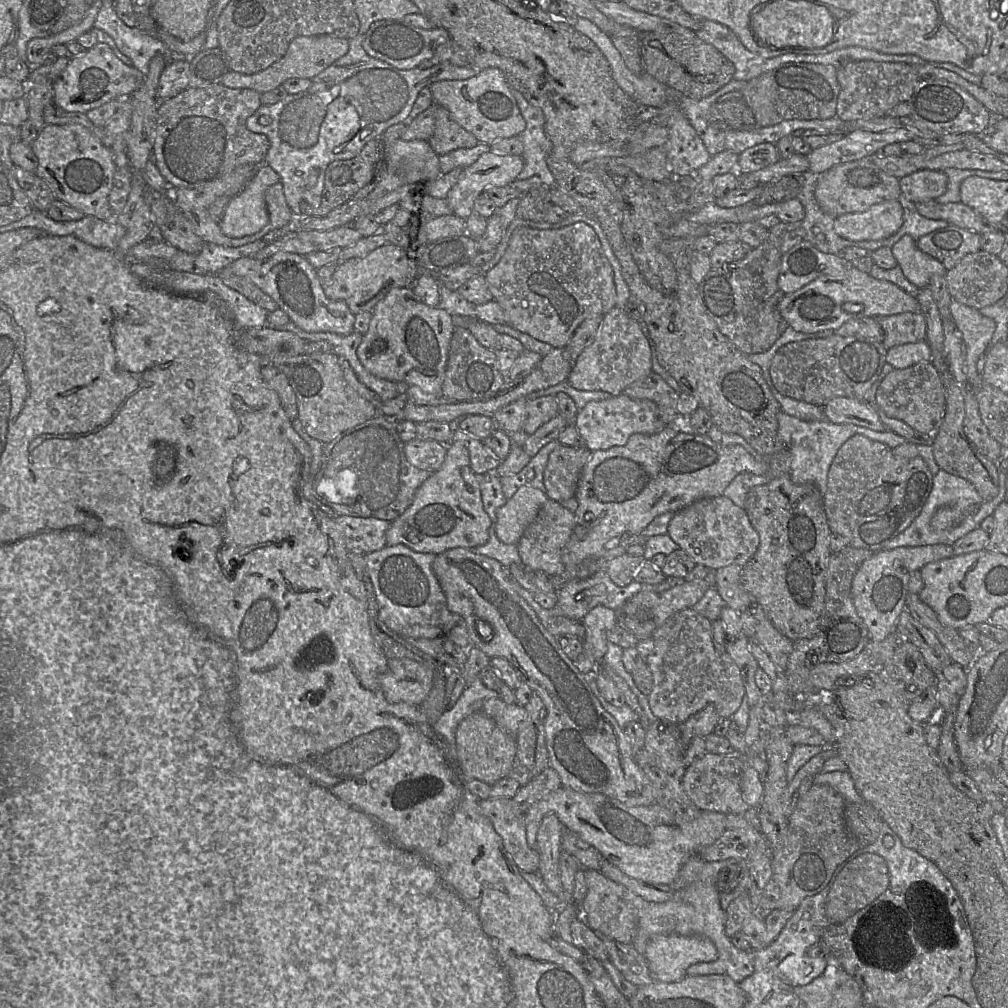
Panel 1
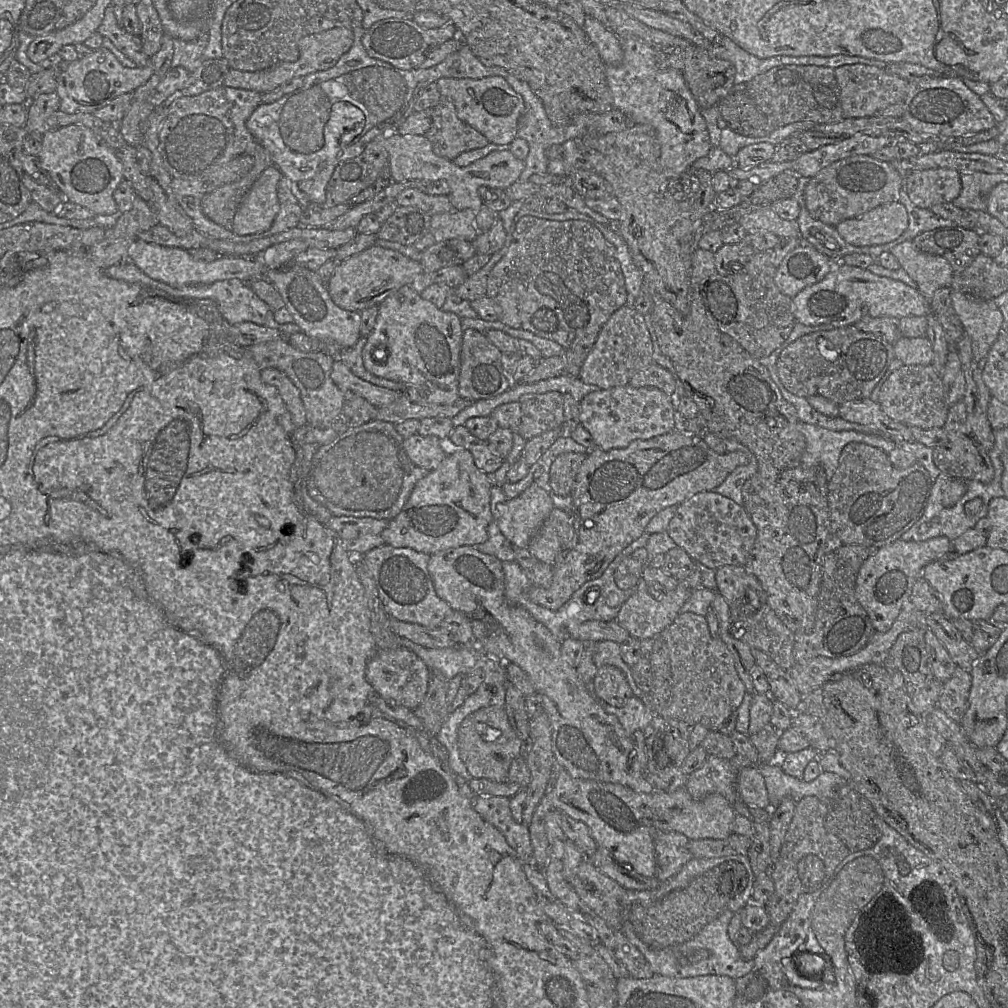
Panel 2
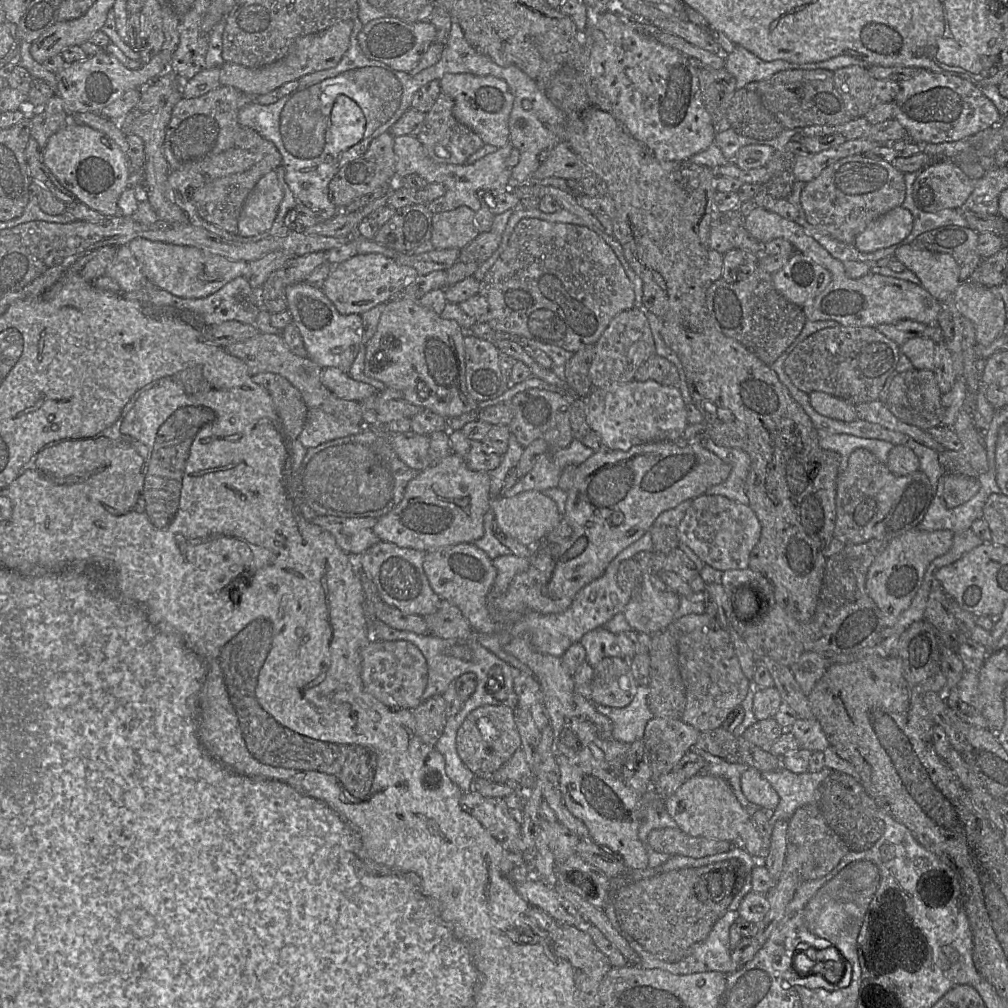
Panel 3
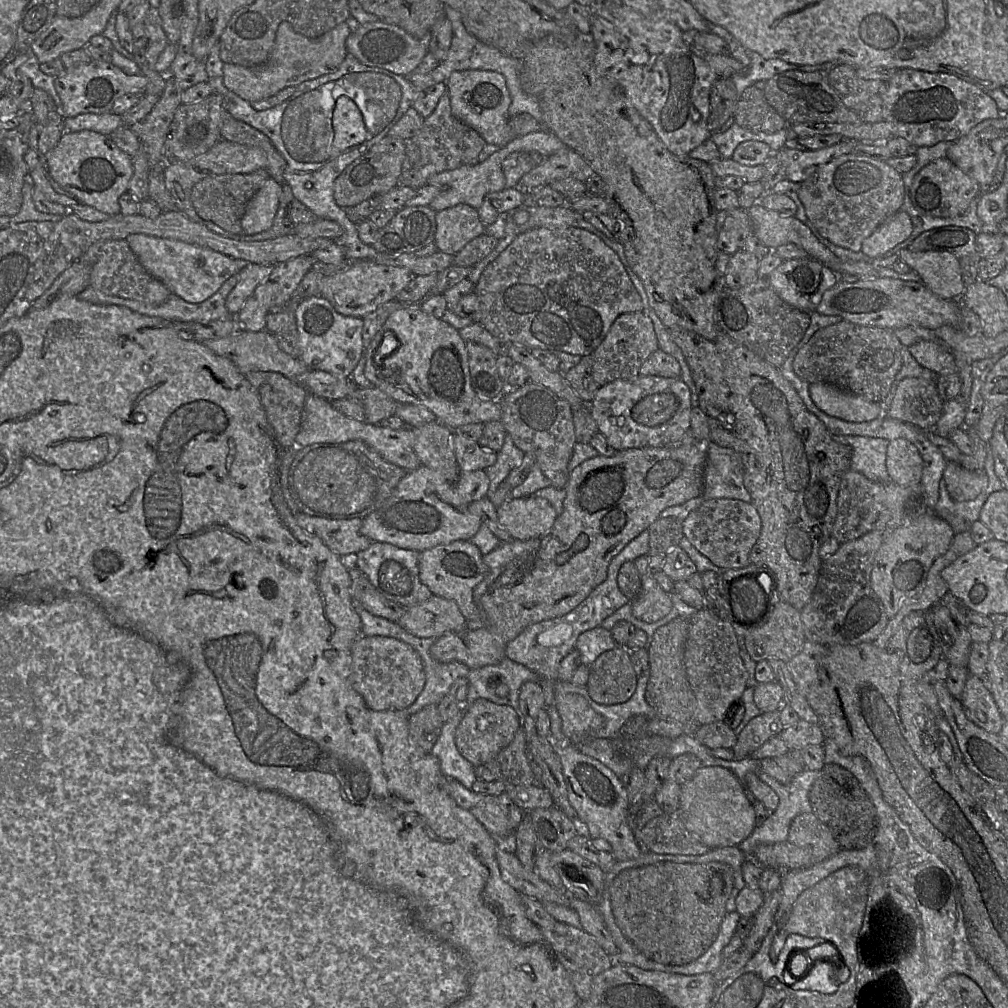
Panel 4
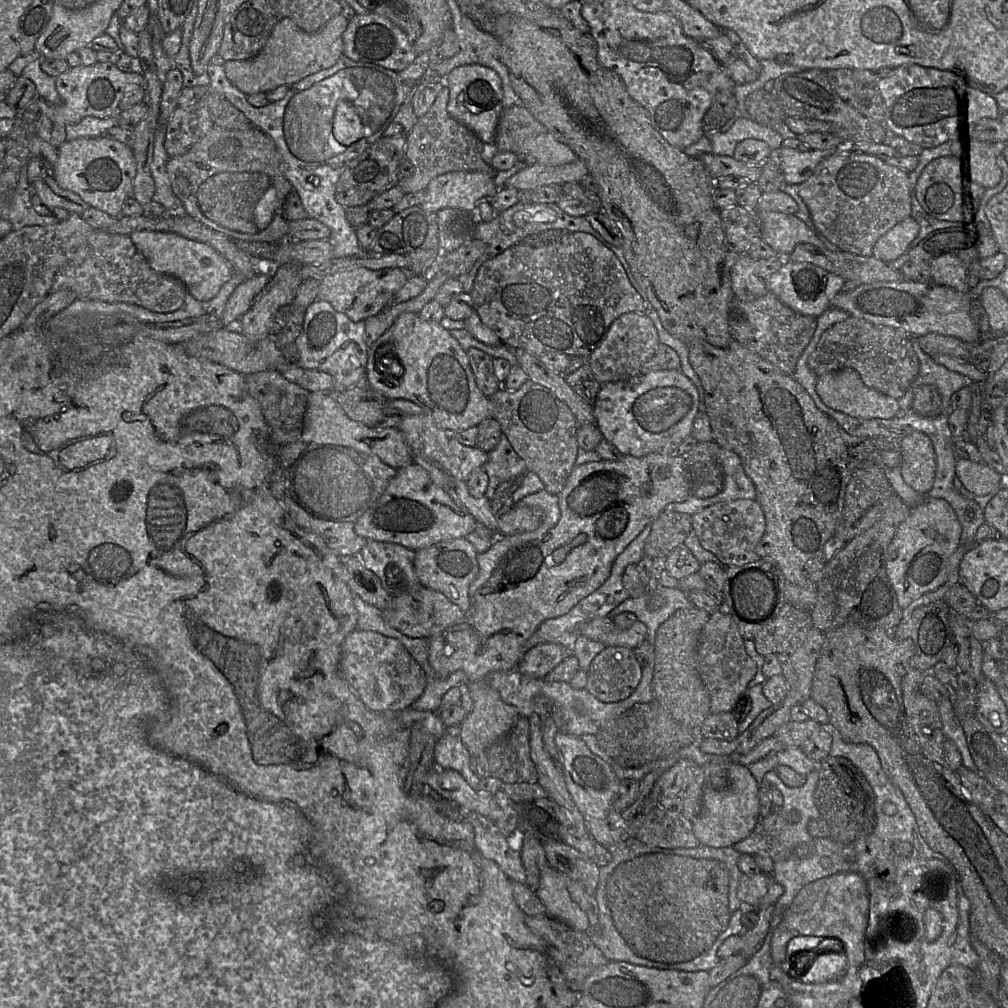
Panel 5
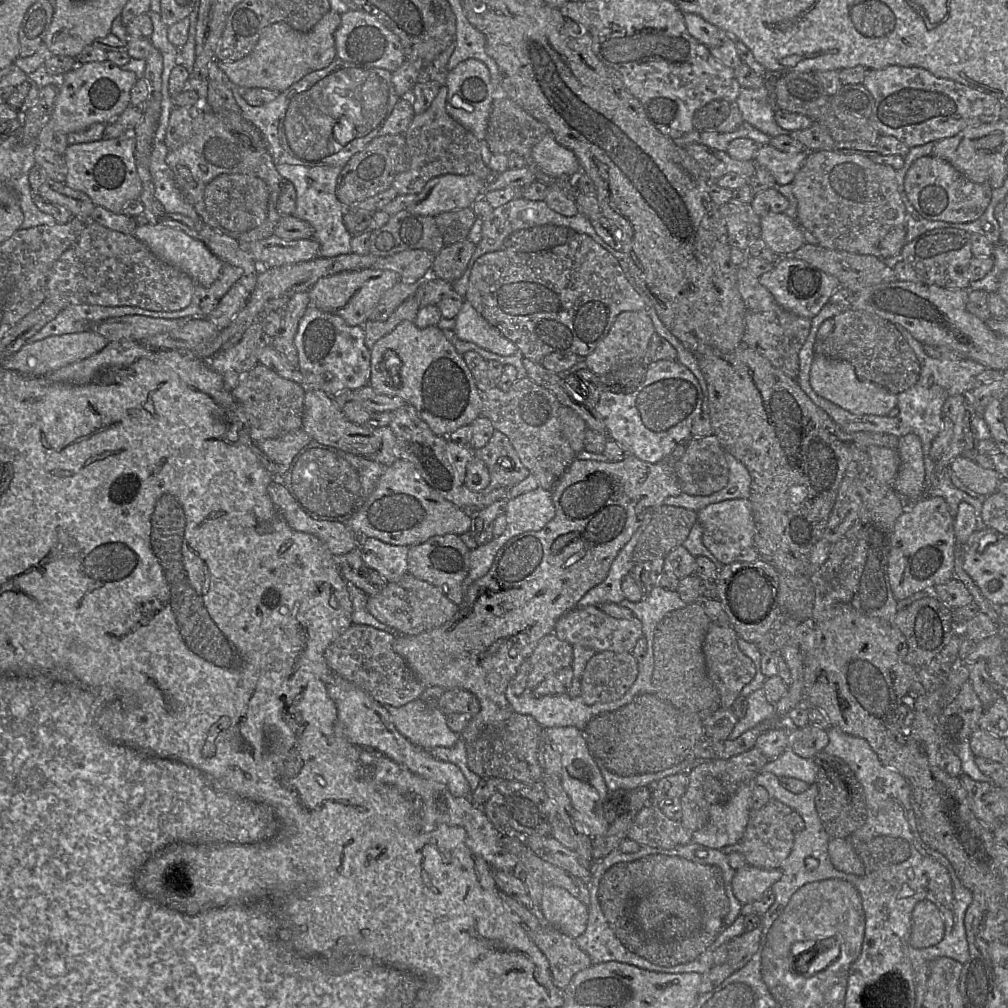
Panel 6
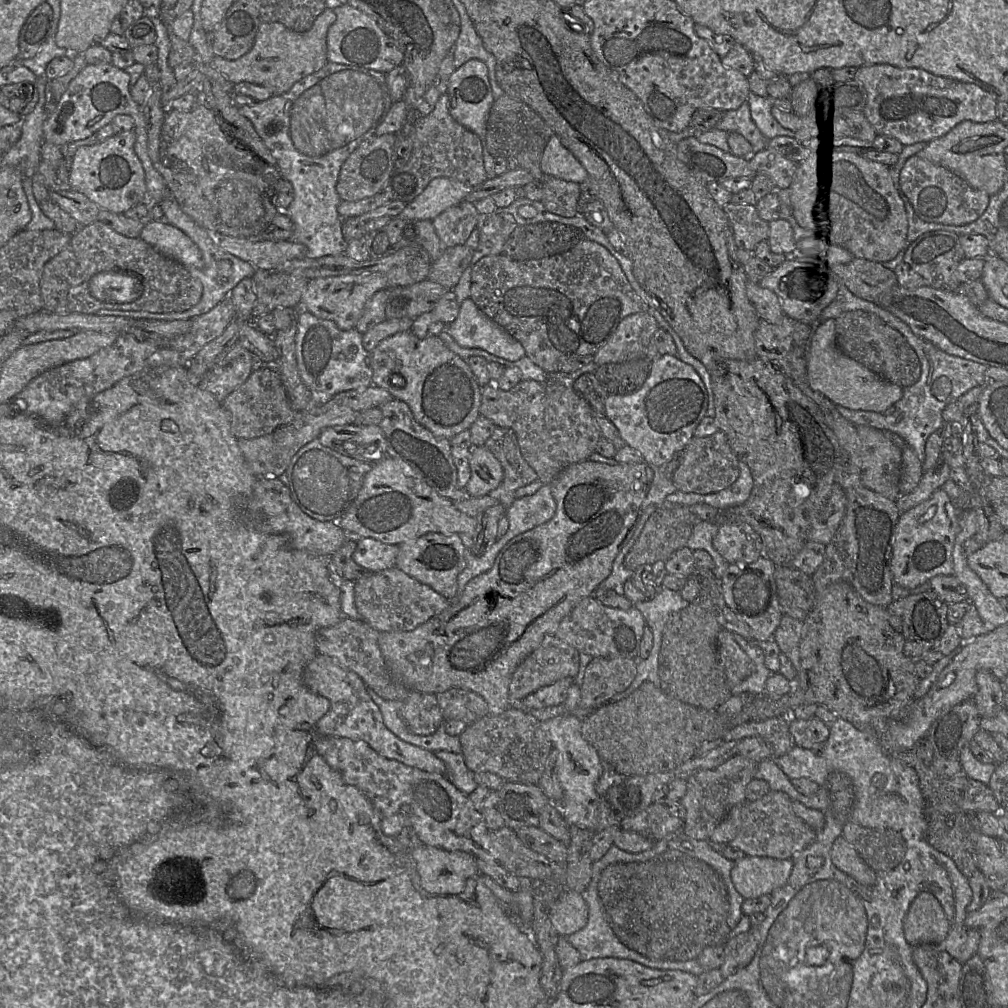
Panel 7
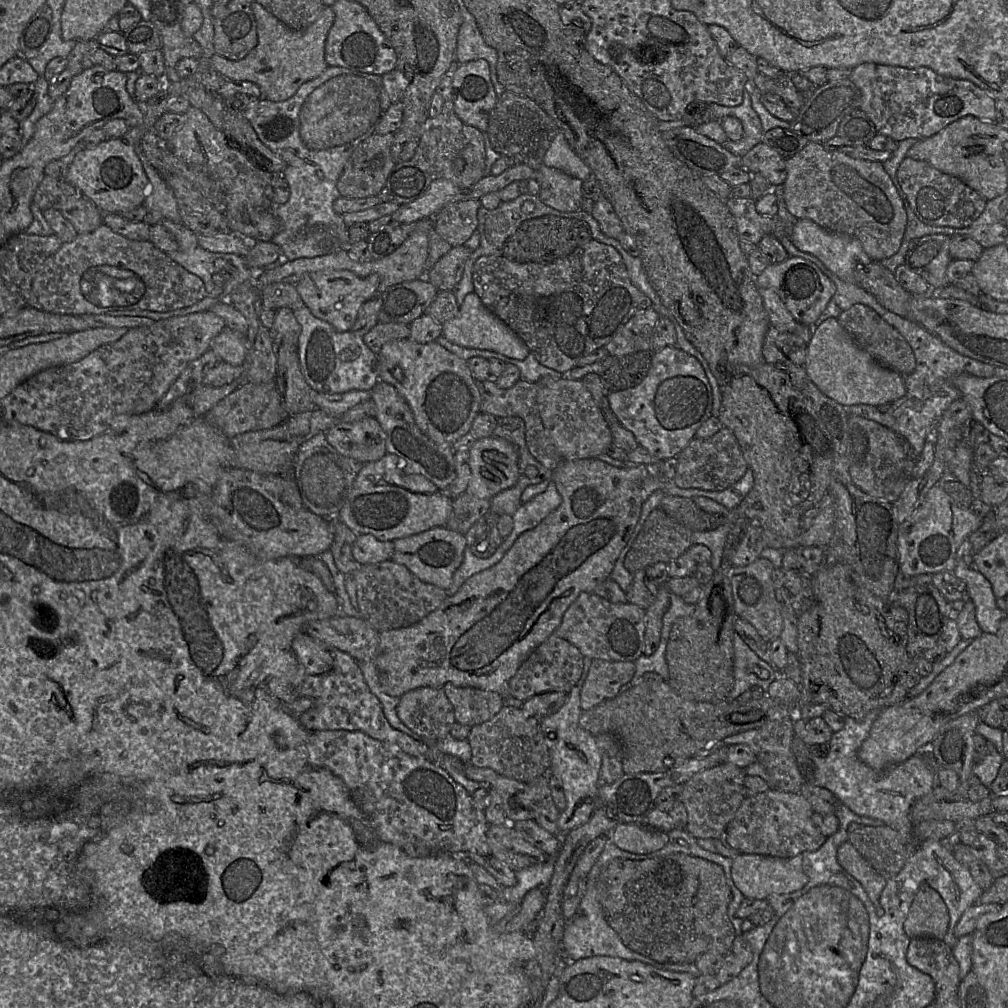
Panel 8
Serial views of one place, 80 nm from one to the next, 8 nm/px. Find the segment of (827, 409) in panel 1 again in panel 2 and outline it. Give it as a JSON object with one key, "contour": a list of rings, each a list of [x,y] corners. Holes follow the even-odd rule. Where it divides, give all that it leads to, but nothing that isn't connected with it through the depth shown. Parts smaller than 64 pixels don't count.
{"contour":[[[869,398],[839,404],[839,417],[852,423],[872,427],[887,437],[897,436],[907,441],[914,441],[909,426],[889,418],[878,402]]]}

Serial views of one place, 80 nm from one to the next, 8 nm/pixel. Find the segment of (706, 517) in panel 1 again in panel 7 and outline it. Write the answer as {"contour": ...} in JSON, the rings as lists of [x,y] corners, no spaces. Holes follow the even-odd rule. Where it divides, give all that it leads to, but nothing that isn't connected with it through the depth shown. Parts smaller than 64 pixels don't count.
{"contour":[[[748,523],[720,524],[712,545],[730,564],[749,564],[762,556],[761,538]]]}

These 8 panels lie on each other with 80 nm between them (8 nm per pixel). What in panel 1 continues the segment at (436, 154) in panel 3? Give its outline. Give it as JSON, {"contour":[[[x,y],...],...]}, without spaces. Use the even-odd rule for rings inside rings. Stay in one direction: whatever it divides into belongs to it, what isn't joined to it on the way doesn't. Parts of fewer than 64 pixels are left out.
{"contour":[[[443,106],[437,107],[434,132],[428,141],[438,156],[460,148],[472,148],[479,143]]]}

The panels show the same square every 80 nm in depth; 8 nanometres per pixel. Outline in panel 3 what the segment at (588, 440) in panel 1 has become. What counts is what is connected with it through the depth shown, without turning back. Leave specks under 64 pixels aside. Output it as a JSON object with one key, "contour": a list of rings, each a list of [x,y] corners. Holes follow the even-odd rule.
{"contour":[[[654,380],[612,384],[602,388],[594,388],[586,398],[586,420],[591,430],[597,433],[607,449],[628,451],[635,445],[672,441],[682,438],[687,427],[686,403],[677,386],[662,385]]]}

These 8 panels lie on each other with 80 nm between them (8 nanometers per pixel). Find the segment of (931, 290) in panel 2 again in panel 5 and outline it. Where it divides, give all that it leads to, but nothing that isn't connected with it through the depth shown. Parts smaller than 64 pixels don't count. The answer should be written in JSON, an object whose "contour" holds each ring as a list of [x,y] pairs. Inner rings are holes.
{"contour":[[[941,255],[931,261],[931,282],[950,289],[968,293],[964,271],[959,262],[950,255]]]}

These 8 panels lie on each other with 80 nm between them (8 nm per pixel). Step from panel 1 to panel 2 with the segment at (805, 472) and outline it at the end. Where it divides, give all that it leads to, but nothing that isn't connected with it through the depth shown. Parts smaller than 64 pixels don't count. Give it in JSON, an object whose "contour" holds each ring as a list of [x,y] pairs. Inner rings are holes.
{"contour":[[[799,421],[798,430],[804,435],[806,446],[802,455],[805,467],[821,466],[828,478],[833,476],[839,464],[843,448],[852,442],[860,442],[879,448],[889,454],[897,445],[881,435],[866,434],[853,430],[833,431]]]}

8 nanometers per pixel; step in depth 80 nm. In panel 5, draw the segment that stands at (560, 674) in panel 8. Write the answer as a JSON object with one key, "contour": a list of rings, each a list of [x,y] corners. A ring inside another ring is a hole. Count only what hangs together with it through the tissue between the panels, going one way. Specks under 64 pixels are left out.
{"contour":[[[539,644],[525,652],[517,669],[522,675],[530,678],[545,678],[569,654],[572,653],[560,644]]]}

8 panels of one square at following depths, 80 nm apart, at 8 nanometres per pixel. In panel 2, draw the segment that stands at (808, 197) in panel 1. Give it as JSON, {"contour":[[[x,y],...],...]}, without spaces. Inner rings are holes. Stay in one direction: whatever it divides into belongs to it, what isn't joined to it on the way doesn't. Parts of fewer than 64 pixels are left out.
{"contour":[[[800,177],[798,189],[794,195],[794,199],[801,207],[800,215],[796,220],[803,243],[807,243],[814,247],[820,253],[829,258],[842,262],[842,259],[849,254],[867,254],[877,259],[884,252],[891,252],[897,246],[898,238],[892,242],[883,245],[858,247],[849,244],[837,232],[836,228],[831,225],[824,224],[819,220],[811,217],[805,205],[805,189],[810,182],[808,177]]]}

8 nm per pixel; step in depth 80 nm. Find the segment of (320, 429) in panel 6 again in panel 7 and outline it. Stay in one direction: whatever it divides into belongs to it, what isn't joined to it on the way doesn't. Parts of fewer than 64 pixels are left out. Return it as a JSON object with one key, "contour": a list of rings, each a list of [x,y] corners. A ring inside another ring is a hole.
{"contour":[[[346,424],[324,428],[318,436],[321,444],[356,460],[375,464],[386,455],[386,439],[379,425]]]}

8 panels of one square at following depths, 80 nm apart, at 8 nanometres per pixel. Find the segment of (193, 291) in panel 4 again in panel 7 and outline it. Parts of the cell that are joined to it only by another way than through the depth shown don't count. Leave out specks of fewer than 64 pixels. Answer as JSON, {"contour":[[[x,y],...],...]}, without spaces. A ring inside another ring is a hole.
{"contour":[[[145,221],[139,237],[162,255],[183,266],[202,268],[204,265],[197,245],[183,231],[171,224]]]}

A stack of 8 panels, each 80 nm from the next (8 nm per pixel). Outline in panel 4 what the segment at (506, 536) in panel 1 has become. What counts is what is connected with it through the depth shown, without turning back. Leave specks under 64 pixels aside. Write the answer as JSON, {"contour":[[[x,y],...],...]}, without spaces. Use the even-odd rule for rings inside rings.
{"contour":[[[530,495],[513,498],[497,507],[500,524],[512,539],[529,540],[547,535],[558,515],[544,498]]]}

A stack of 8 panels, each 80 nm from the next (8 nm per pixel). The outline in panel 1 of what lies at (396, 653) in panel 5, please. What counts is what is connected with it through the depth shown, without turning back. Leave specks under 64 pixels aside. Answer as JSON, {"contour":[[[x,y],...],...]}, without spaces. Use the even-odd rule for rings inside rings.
{"contour":[[[391,658],[380,684],[388,702],[420,706],[432,688],[432,676],[414,660]]]}

